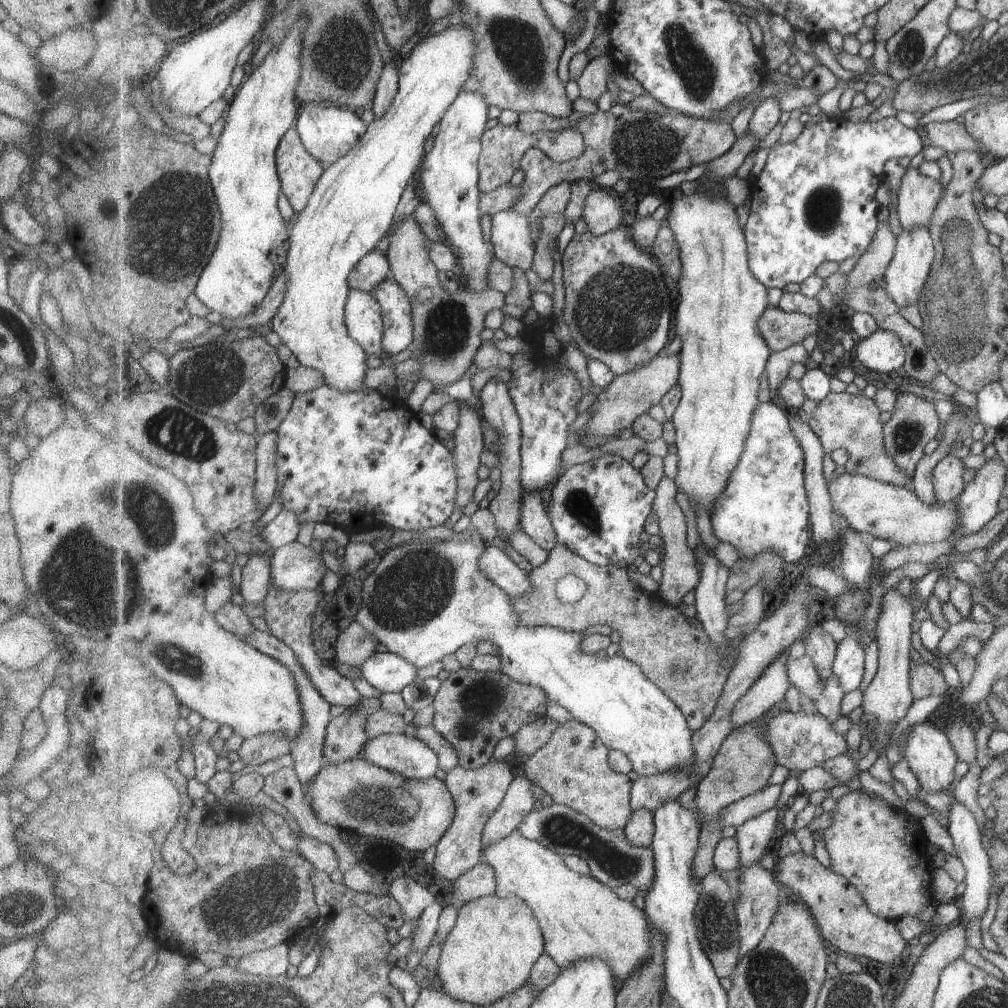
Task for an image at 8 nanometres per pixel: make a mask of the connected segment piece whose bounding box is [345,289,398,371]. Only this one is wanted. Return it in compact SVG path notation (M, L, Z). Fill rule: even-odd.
M351 289L345 320L349 334L363 346L365 352L377 356L394 371L398 358L385 352L384 313L380 301L373 293Z

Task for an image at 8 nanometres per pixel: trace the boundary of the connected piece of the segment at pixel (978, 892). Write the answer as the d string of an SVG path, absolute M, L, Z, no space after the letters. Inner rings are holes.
M955 800L955 806L948 816L948 829L955 840L957 854L965 868L967 868L967 878L964 880L966 889L960 897L962 900L962 912L965 922L983 918L989 904L991 904L991 892L993 892L994 870L991 858L988 855L985 846L983 846L983 832L979 826L977 817L963 802Z

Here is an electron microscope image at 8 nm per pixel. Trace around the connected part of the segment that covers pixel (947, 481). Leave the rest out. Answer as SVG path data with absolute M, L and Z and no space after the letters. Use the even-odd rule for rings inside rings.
M953 455L937 464L933 471L933 484L938 502L943 504L960 498L968 486L964 478L966 469L964 460Z

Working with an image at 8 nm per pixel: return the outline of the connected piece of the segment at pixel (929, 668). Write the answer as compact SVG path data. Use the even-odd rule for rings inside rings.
M916 662L912 670L911 686L915 700L951 694L951 688L942 669L937 670L931 663Z

